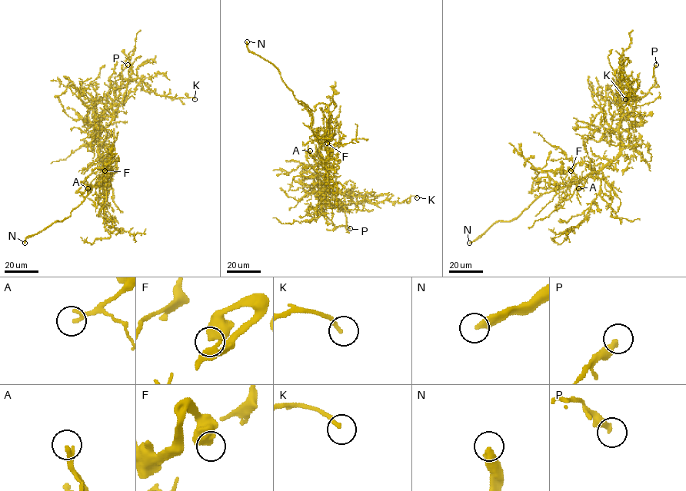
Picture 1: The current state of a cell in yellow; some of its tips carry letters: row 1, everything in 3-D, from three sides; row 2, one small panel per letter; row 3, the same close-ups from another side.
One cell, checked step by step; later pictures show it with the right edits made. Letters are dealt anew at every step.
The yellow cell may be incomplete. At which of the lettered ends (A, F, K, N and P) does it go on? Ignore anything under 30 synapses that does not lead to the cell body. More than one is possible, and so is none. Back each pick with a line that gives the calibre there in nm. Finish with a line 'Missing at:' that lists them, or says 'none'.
A: Thickness 240 nm
N: Thickness 420 nm
Missing at: A, N

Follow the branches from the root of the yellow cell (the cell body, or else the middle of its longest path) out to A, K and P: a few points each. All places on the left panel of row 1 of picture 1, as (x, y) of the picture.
A: (103, 164), (103, 172), (97, 176), (88, 188)
K: (103, 164), (98, 151), (101, 119), (103, 113), (121, 101), (128, 80), (139, 78), (158, 95), (194, 99)
P: (103, 164), (98, 151), (99, 124), (94, 123), (97, 107), (92, 102), (109, 92), (114, 77), (128, 64)

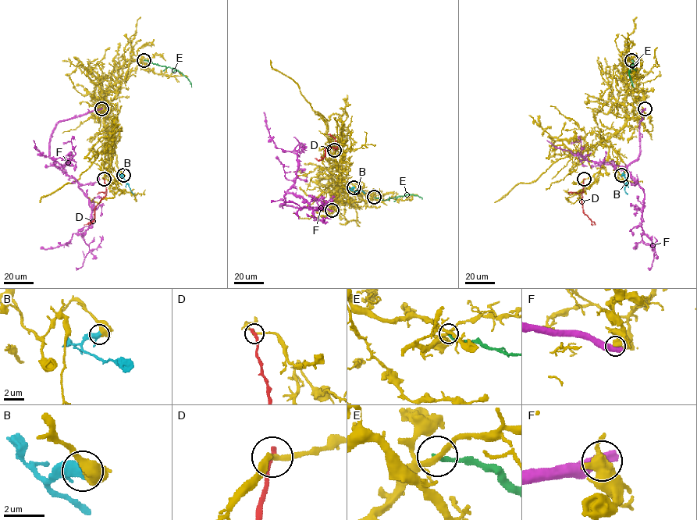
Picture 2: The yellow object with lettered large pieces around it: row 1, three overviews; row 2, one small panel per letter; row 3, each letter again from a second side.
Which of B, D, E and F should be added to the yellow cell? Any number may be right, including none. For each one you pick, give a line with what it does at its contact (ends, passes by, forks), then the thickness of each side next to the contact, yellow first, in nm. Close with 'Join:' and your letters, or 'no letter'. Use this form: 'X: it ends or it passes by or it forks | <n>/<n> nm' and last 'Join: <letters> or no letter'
B: it forks | 650/360 nm
Join: B

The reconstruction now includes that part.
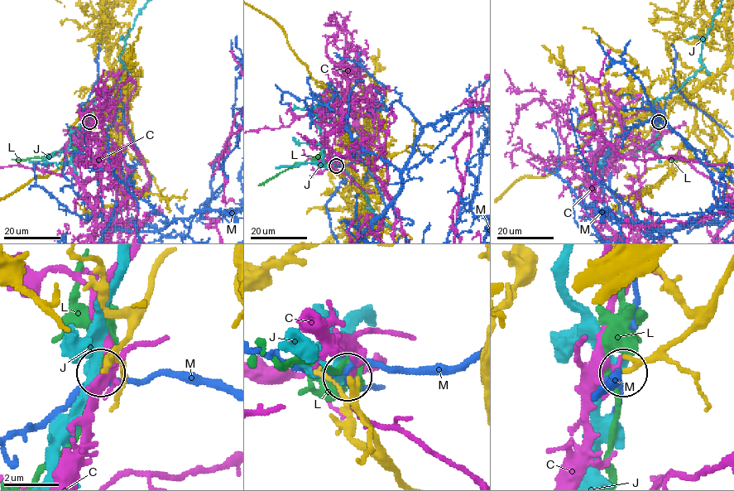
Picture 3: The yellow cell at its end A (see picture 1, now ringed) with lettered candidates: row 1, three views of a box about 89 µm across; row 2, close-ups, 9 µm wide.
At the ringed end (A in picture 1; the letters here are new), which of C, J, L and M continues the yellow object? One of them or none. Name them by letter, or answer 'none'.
none

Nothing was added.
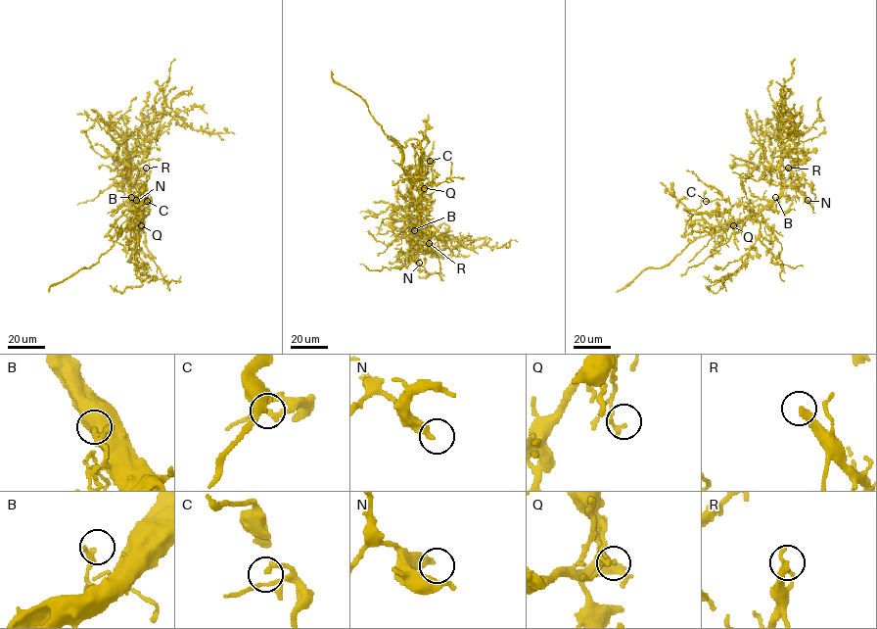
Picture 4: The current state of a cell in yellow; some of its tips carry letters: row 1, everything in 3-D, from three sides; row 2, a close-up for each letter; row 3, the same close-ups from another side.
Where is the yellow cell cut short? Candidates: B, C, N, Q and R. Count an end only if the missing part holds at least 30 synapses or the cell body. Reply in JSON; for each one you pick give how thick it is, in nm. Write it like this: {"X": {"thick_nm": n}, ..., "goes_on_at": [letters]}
{"R": {"thick_nm": 260}, "goes_on_at": ["R"]}

